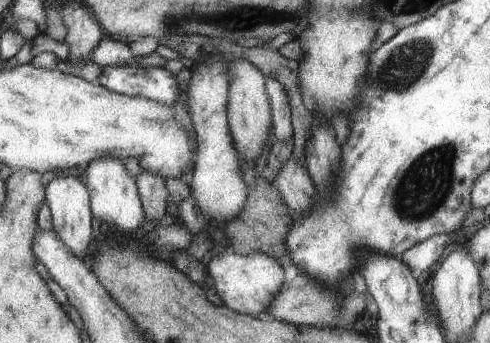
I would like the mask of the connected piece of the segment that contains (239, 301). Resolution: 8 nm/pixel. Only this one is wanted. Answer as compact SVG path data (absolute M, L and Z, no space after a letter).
M222 252L210 260L205 270L208 270L212 284L225 307L256 318L265 317L266 308L272 302L272 296L276 296L276 292L286 282L282 264L278 264L274 258L260 252L248 254L248 256L241 253Z

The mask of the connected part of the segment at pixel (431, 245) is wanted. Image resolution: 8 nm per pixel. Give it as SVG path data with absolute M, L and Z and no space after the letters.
M436 234L436 236L428 238L422 244L416 244L397 257L404 260L412 270L418 270L425 275L425 273L432 271L443 259L452 242L451 235Z

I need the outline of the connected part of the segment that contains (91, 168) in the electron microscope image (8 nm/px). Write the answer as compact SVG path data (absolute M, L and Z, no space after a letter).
M102 156L88 164L86 170L86 188L90 197L91 211L94 218L105 221L108 226L117 228L123 233L138 230L143 222L144 211L137 189L135 178L130 176L124 161L116 160L114 156Z

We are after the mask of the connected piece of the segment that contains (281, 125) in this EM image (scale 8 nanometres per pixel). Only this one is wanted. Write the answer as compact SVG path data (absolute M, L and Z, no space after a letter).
M267 78L265 82L266 94L270 98L270 106L272 112L272 129L278 142L288 142L293 138L293 128L291 122L291 108L286 96L284 86L274 80Z

